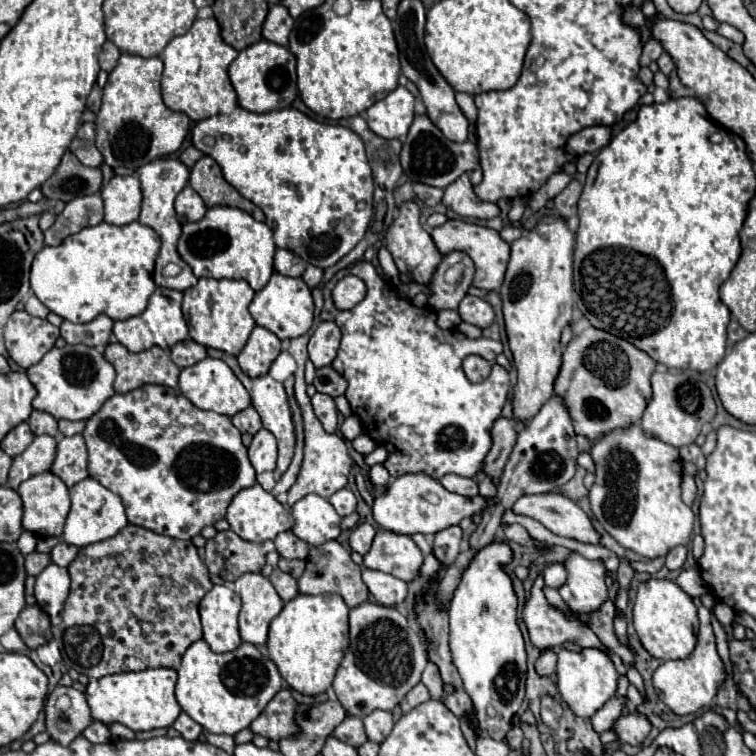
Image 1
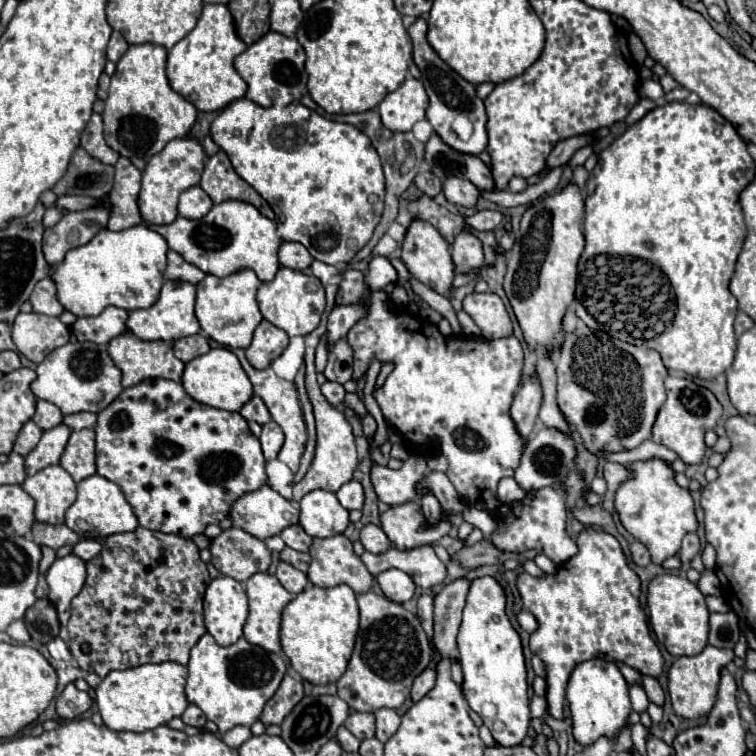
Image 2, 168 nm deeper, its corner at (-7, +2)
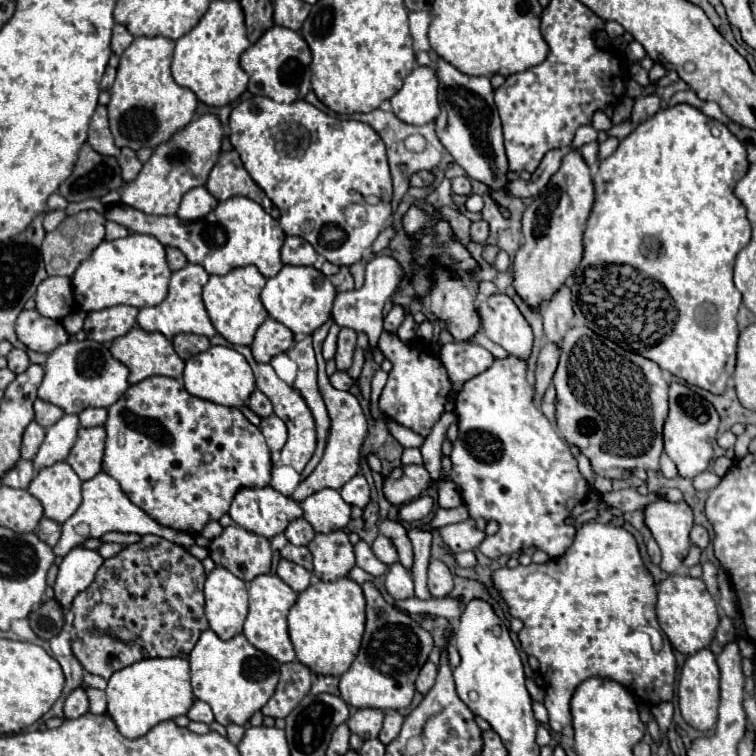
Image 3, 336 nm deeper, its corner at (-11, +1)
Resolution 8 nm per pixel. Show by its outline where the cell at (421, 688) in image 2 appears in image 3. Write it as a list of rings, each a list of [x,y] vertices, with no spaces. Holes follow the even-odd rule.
[[[428,661],[428,663],[422,667],[422,671],[420,671],[418,679],[416,679],[416,691],[422,693],[422,695],[426,695],[426,693],[432,689],[432,685],[434,685],[436,675],[438,675],[438,667],[436,667],[432,661]]]

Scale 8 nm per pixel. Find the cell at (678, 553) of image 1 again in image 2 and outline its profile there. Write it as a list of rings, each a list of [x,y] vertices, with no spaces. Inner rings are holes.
[[[688,532],[682,540],[682,550],[680,550],[680,558],[684,564],[688,564],[696,554],[700,552],[700,540],[696,532]]]

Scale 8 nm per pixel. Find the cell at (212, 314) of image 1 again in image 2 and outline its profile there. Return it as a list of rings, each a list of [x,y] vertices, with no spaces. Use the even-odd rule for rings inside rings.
[[[244,268],[226,278],[218,278],[208,274],[198,286],[196,294],[196,318],[202,330],[222,346],[228,348],[248,348],[252,342],[252,334],[256,326],[262,322],[262,314],[258,310],[256,292],[260,288],[260,280],[256,272]]]

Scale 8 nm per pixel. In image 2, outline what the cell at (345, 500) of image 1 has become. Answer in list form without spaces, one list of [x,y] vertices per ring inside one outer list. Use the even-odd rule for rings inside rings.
[[[358,480],[346,482],[346,484],[336,492],[336,498],[340,500],[340,504],[342,504],[346,510],[362,510],[362,504],[364,504],[362,484],[360,484]]]

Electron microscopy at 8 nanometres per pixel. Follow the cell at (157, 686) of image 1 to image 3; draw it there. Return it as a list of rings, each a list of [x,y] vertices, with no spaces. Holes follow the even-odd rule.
[[[182,657],[170,659],[142,659],[116,671],[108,679],[106,687],[108,715],[114,719],[118,731],[128,739],[138,739],[146,735],[152,727],[162,721],[186,715],[194,703],[190,687],[190,667]]]

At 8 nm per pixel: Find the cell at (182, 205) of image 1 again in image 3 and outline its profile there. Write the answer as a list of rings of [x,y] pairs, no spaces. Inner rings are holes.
[[[196,187],[182,197],[182,203],[176,215],[182,221],[196,221],[200,217],[206,217],[216,205],[218,205],[218,199],[210,195],[206,187]]]

